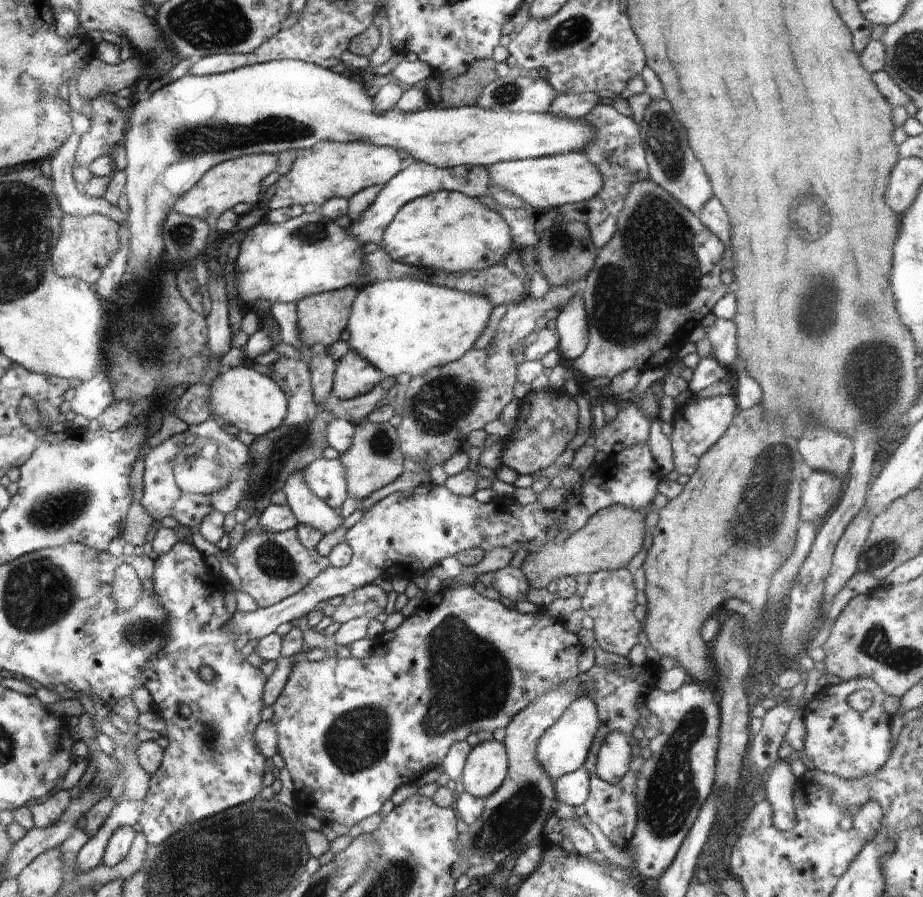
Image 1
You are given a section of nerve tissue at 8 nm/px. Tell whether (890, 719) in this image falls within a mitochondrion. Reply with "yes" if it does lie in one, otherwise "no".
no

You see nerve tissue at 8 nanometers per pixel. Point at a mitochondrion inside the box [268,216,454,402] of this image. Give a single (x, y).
(311, 233)

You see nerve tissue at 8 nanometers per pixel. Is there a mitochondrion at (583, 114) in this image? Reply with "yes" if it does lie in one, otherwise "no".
no

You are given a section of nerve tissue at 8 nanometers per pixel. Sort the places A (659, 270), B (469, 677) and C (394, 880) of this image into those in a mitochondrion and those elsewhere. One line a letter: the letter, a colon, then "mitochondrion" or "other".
A: mitochondrion
B: mitochondrion
C: mitochondrion

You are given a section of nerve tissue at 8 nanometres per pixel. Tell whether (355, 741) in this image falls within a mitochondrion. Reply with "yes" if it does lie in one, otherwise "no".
yes

